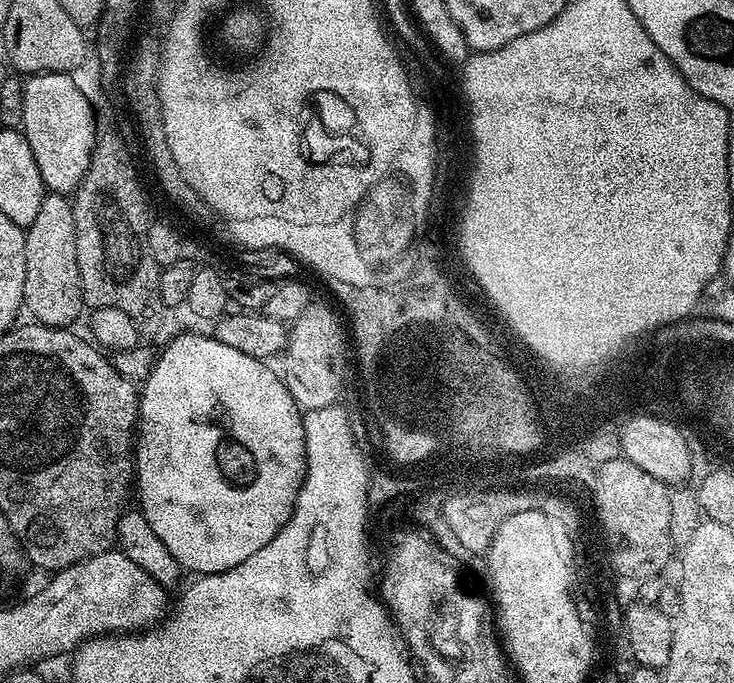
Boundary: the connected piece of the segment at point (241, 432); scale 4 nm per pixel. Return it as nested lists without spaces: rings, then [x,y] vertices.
[[[184,332],[181,336],[176,336],[156,357],[156,365],[150,370],[148,379],[143,381],[142,391],[139,393],[140,397],[140,415],[138,417],[138,435],[134,440],[134,484],[138,489],[140,488],[140,505],[139,511],[142,512],[146,518],[146,522],[150,522],[151,529],[155,534],[162,538],[162,543],[170,554],[174,556],[180,564],[181,569],[192,571],[192,574],[207,574],[210,572],[225,572],[234,566],[238,566],[238,562],[246,562],[246,558],[250,558],[250,554],[258,554],[258,550],[262,550],[262,546],[266,546],[278,534],[278,530],[282,530],[282,526],[287,520],[292,517],[292,511],[296,505],[296,499],[300,493],[300,488],[304,484],[304,471],[306,470],[306,438],[304,437],[304,418],[302,415],[302,408],[296,403],[292,397],[284,381],[281,379],[281,373],[275,368],[268,368],[265,361],[258,358],[250,358],[250,354],[242,354],[242,350],[234,350],[234,346],[226,346],[226,342],[218,342],[215,335],[208,334],[208,336],[199,336],[196,332]]]

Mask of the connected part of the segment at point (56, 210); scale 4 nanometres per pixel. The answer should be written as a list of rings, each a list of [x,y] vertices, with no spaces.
[[[64,194],[45,195],[42,207],[30,222],[24,233],[26,242],[26,282],[24,283],[24,308],[37,324],[45,324],[47,328],[68,328],[86,308],[84,288],[80,285],[78,274],[78,250],[76,249],[76,227],[74,226],[74,210],[72,200]]]

